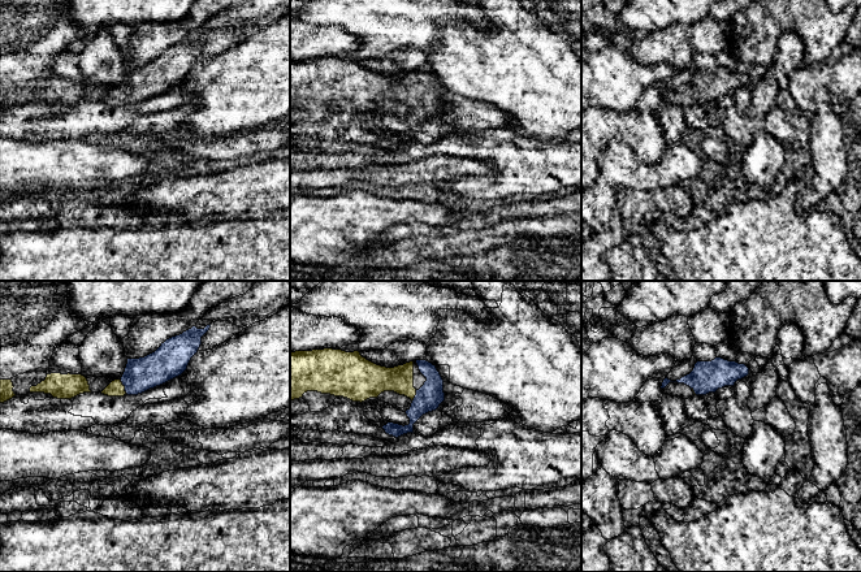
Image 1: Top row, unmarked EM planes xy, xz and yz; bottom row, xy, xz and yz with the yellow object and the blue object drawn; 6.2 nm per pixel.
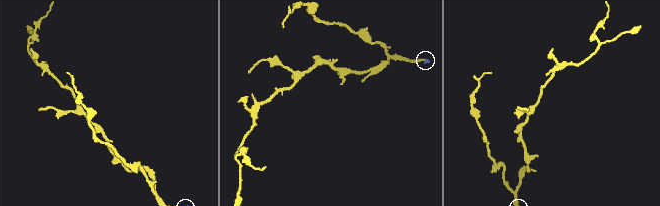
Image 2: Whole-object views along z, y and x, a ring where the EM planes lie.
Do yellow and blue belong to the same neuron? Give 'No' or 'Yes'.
Yes

